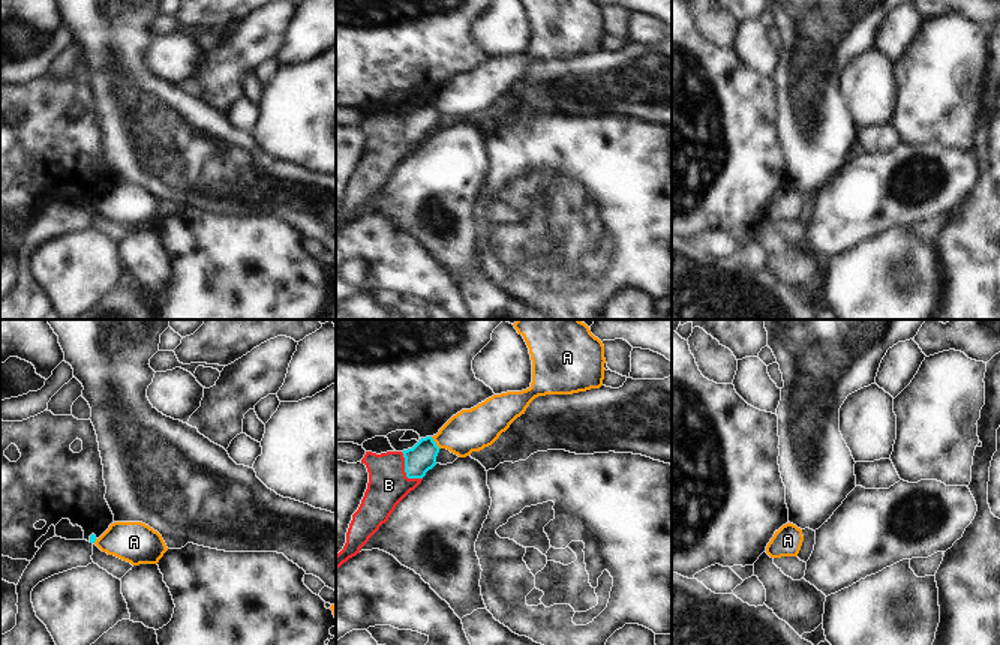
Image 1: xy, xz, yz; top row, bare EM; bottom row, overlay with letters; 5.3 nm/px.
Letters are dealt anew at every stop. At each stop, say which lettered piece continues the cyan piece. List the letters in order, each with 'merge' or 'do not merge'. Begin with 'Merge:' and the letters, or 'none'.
Merge: none
A: do not merge
B: do not merge

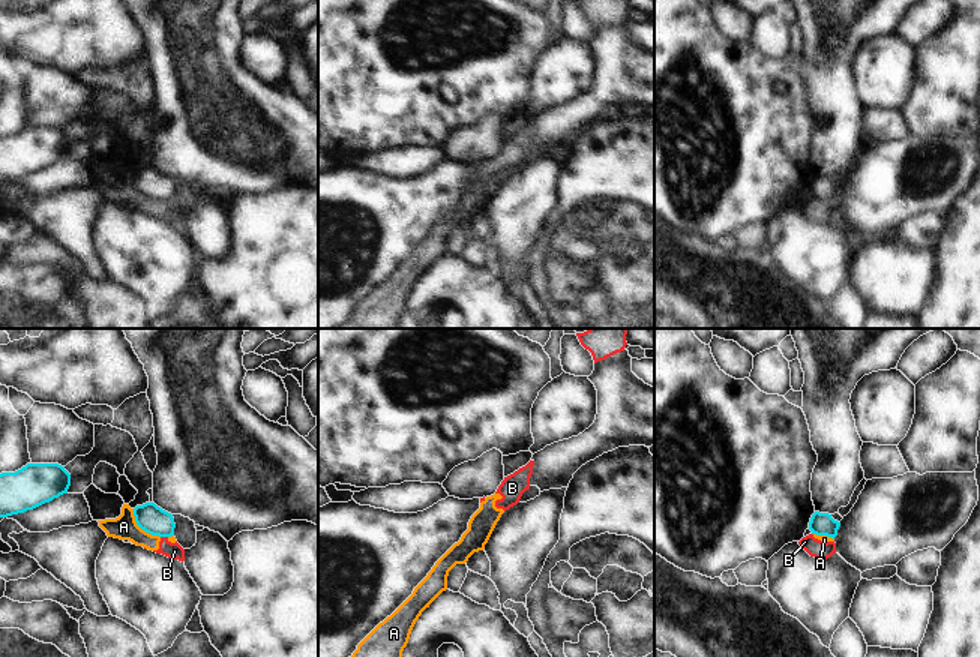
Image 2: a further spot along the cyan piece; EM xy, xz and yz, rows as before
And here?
Merge: none
A: do not merge
B: do not merge

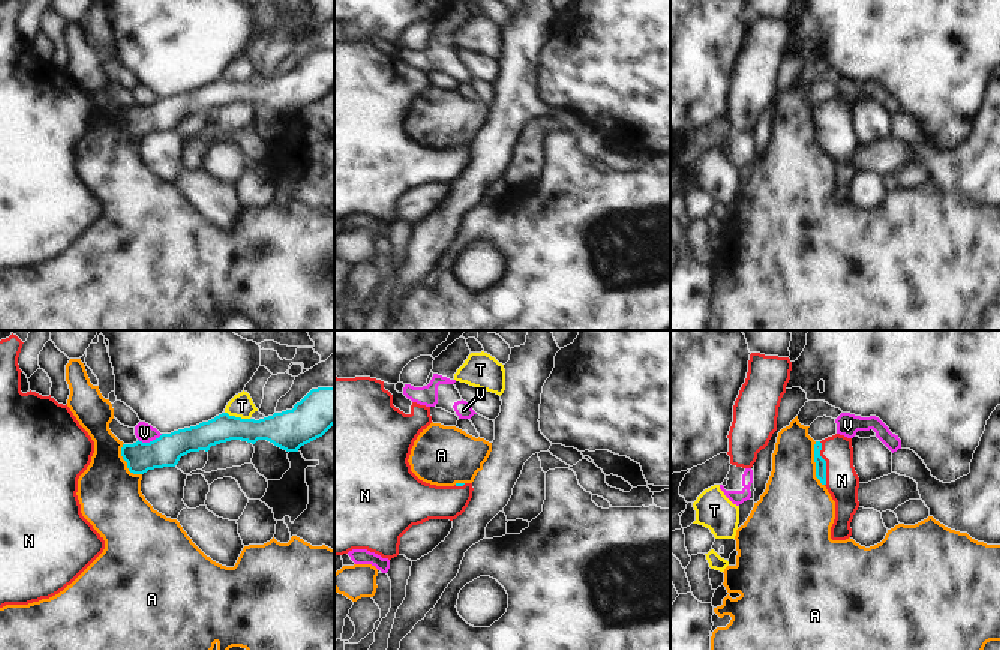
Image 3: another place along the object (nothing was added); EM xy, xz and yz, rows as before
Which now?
Merge: N
A: do not merge
N: merge
T: do not merge
V: do not merge

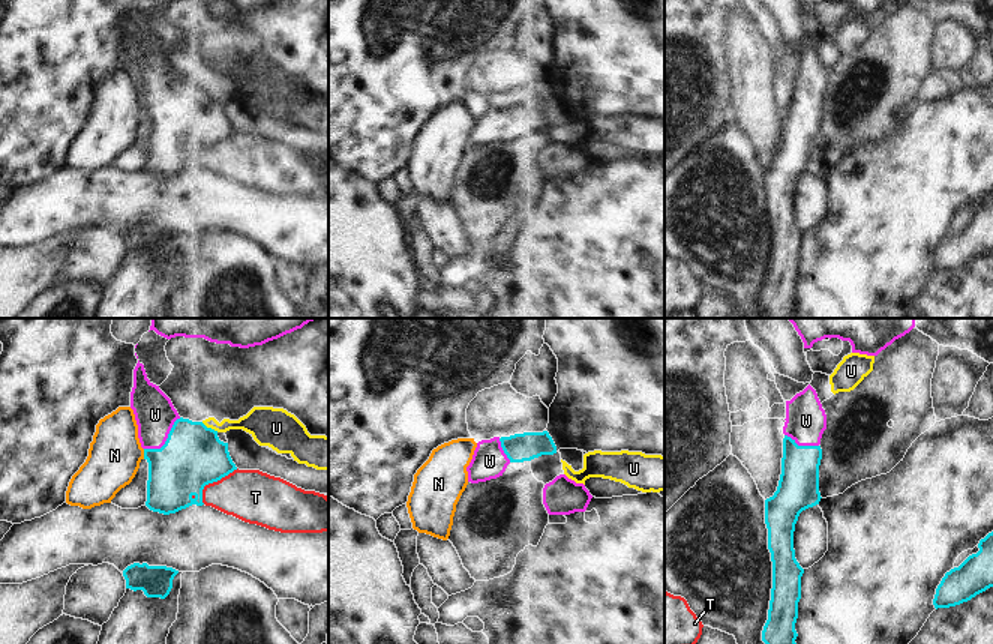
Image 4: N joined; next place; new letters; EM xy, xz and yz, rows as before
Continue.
Merge: W
N: do not merge
T: do not merge
U: do not merge
W: merge

